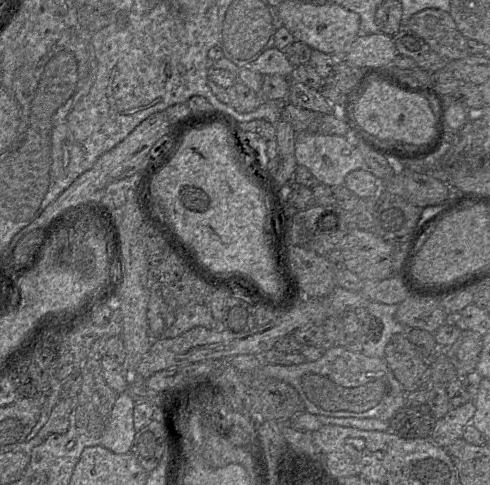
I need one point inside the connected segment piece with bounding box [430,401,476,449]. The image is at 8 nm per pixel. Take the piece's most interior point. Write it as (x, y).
(448, 429)

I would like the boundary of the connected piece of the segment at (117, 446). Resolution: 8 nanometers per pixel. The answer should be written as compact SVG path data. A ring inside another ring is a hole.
M129 393L118 394L102 433L100 445L116 454L130 452L136 434L133 422L135 404L135 399Z

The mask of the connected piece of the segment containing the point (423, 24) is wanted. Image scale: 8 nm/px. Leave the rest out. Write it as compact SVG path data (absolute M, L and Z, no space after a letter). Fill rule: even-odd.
M435 8L424 9L404 22L402 28L414 31L448 62L469 55L467 39L459 31L449 12Z

